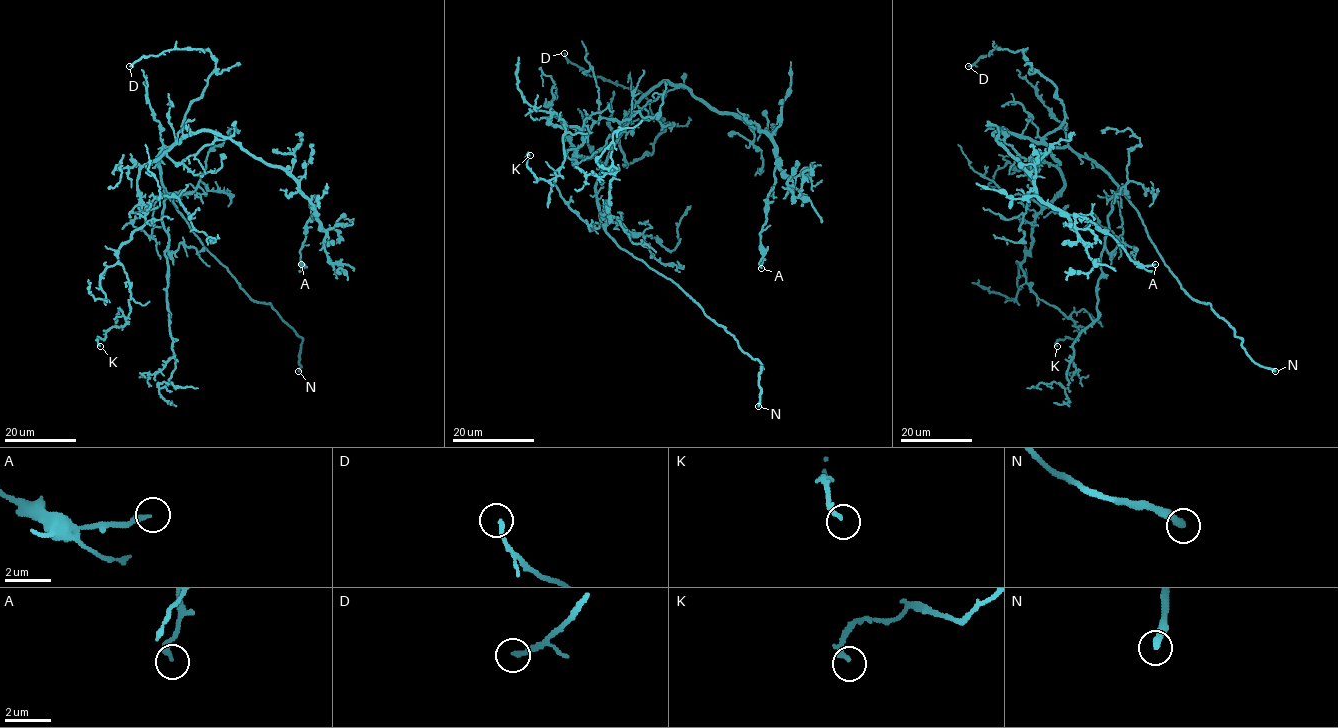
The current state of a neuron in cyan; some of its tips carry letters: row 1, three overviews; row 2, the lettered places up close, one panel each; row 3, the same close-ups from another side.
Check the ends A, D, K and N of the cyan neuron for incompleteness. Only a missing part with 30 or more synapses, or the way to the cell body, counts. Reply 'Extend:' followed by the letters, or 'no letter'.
Extend: N

